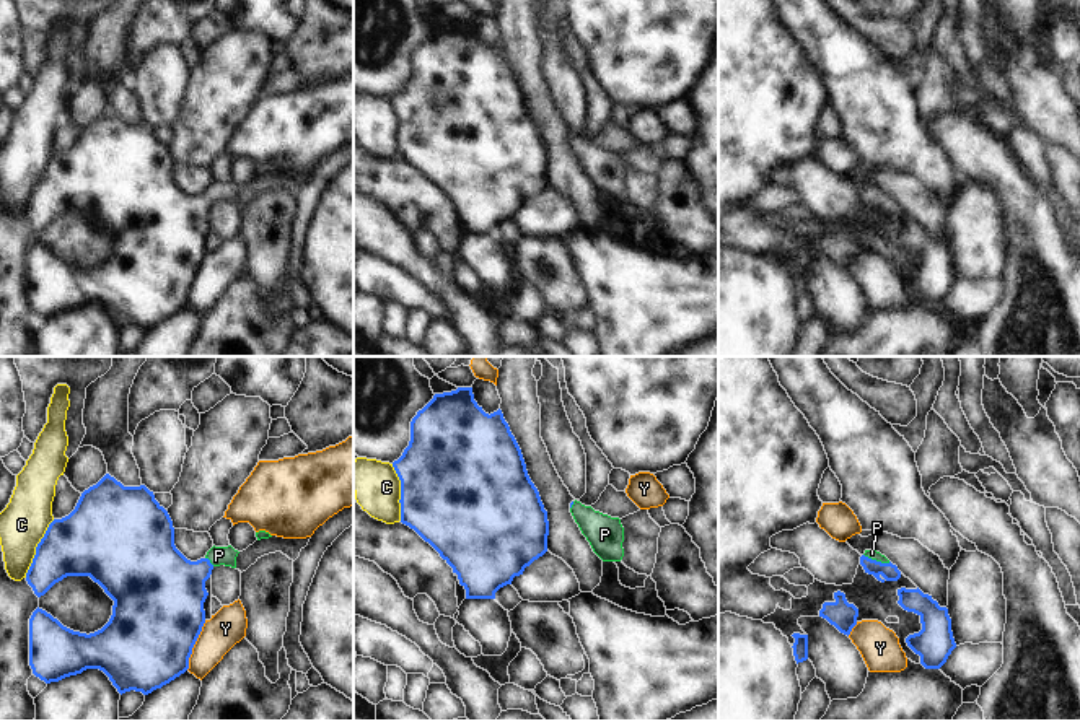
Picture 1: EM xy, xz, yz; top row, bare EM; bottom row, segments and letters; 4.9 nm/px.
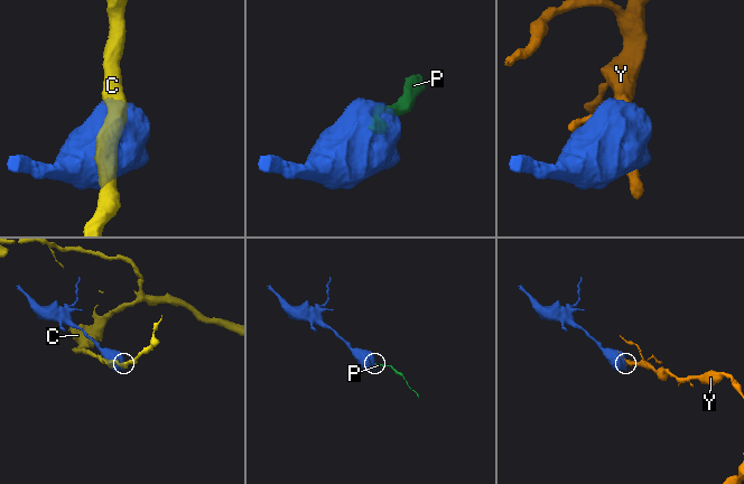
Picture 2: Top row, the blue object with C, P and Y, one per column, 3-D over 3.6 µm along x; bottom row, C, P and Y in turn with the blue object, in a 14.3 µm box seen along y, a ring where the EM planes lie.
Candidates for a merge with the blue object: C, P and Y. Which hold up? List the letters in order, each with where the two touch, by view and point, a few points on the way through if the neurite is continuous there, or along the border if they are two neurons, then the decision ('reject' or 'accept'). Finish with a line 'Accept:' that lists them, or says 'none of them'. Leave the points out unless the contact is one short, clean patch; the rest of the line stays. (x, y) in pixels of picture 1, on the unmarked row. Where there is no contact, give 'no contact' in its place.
C: xy (36, 184) | reject
P: yz (875, 196) | across yz (890, 207), (875, 196), (872, 189) | accept
Y: xy (194, 279) | along xy (206, 256), (186, 305) | reject
Accept: P

